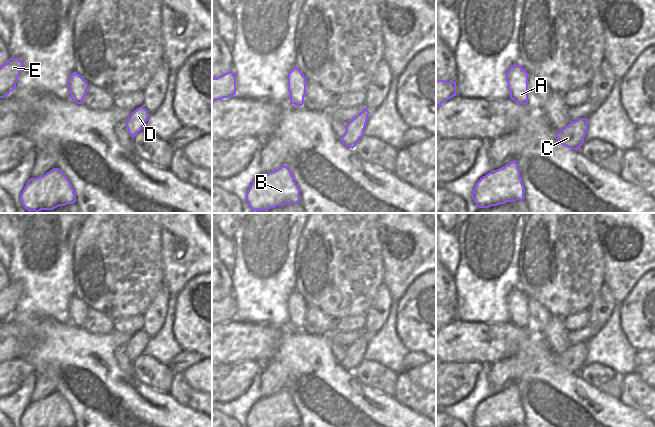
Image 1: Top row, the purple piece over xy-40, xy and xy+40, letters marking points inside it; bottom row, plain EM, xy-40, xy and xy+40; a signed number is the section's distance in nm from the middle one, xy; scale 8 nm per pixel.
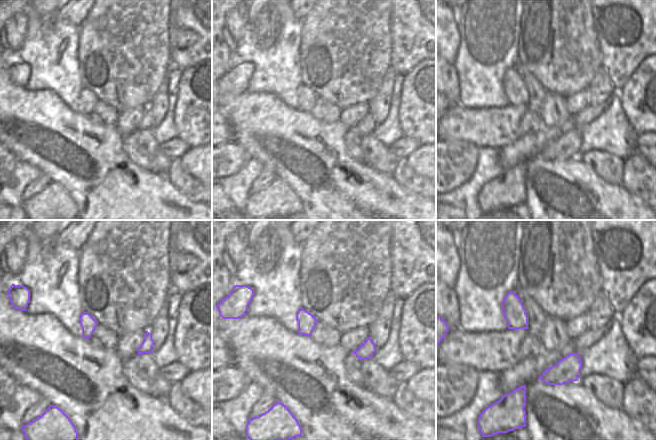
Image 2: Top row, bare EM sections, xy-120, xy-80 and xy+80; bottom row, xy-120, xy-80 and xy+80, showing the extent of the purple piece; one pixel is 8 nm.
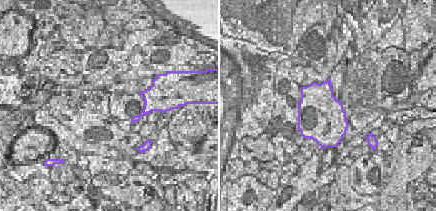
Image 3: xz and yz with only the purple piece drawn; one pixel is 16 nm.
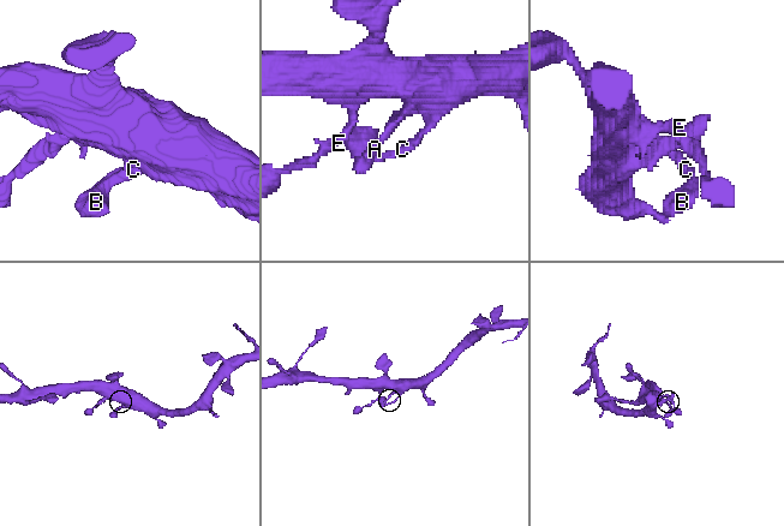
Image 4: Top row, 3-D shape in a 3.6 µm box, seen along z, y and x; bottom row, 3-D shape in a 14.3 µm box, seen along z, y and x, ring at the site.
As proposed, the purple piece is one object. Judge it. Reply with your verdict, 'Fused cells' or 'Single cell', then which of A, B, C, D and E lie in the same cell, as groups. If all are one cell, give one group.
Single cell. Groups: A B C D E

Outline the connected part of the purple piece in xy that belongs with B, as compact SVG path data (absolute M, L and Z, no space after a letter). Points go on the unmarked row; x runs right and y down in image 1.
M284 388L273 396L261 398L252 405L247 427L299 427L300 413L290 393Z

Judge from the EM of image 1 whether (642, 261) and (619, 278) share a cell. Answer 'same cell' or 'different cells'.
same cell

